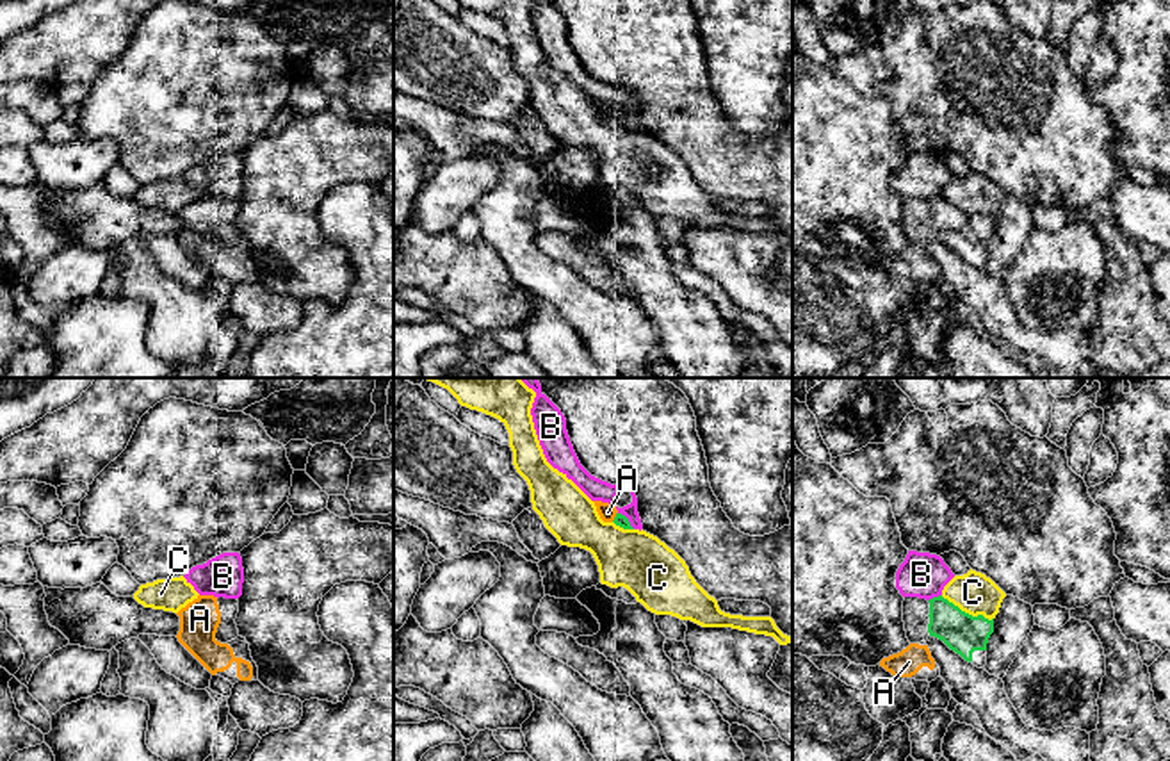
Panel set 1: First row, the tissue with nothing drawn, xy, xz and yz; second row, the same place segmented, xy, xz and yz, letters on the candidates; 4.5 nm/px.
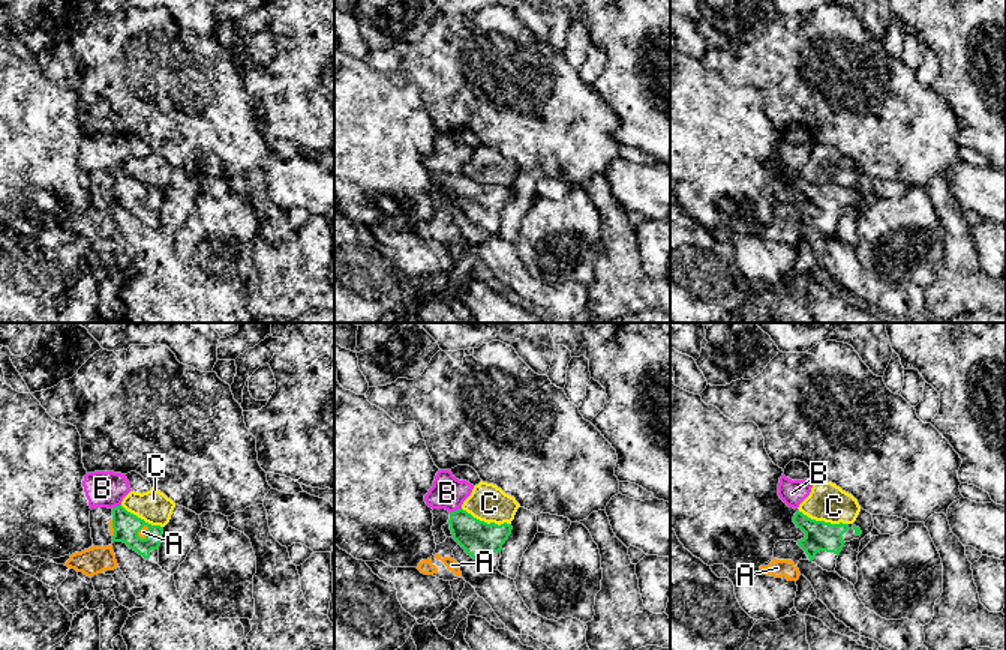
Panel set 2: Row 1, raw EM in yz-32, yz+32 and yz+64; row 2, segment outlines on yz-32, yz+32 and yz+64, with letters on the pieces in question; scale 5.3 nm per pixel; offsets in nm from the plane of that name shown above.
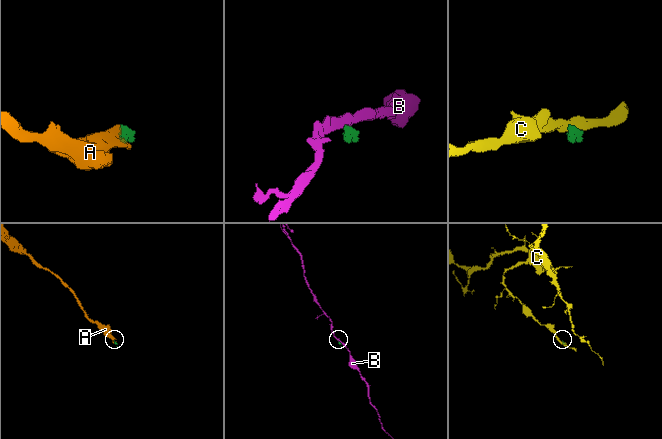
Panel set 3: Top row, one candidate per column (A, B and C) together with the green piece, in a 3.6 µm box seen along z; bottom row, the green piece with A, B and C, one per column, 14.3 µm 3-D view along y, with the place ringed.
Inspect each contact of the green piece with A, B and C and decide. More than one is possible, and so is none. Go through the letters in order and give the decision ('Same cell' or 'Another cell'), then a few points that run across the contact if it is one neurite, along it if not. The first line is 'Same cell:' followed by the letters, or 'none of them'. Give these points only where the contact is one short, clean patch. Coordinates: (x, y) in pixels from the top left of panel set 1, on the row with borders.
Same cell: A
A: Same cell
B: Another cell
C: Another cell

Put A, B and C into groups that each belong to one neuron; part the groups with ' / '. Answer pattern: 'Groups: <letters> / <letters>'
Groups: A / B / C

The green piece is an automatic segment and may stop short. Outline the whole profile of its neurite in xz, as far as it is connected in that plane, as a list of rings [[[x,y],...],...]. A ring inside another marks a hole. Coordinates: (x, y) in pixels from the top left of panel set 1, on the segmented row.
[[[593,501],[597,506],[597,511],[604,522],[614,522],[616,526],[623,529],[634,529],[625,515],[622,515],[614,504]]]

